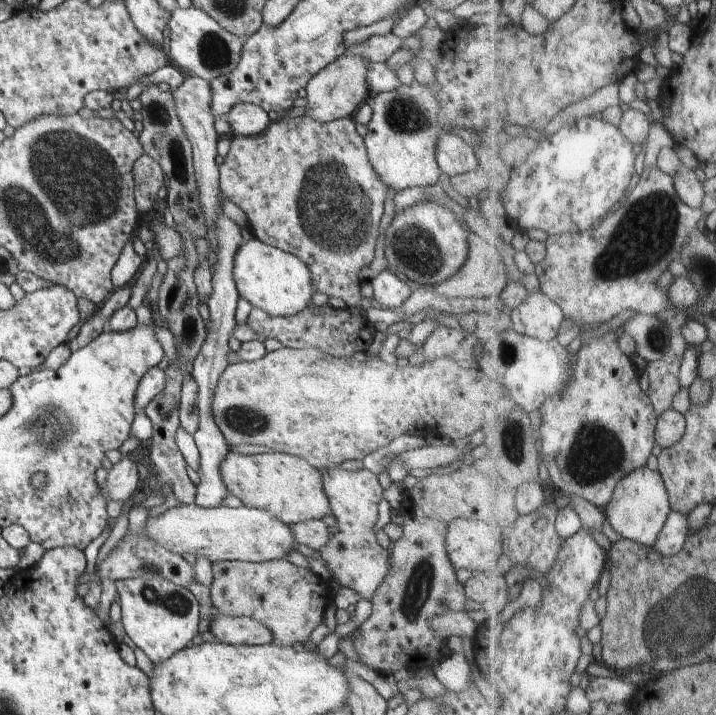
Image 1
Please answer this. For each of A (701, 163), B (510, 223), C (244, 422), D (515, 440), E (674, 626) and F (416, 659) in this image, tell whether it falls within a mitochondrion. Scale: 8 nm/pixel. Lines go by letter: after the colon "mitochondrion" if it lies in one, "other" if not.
A: other
B: other
C: mitochondrion
D: mitochondrion
E: mitochondrion
F: other

